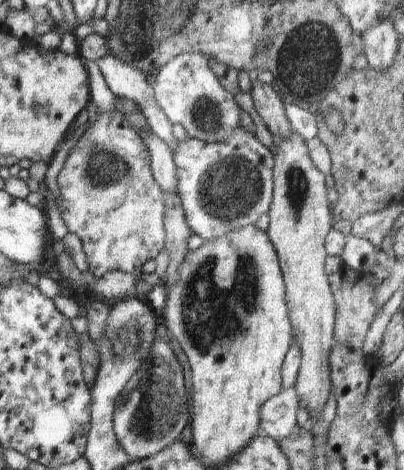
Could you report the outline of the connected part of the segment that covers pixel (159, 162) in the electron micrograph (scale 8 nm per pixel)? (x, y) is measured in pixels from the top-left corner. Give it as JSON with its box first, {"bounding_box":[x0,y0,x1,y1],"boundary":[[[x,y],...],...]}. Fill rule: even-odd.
{"bounding_box":[140,131,178,193],"boundary":[[[152,131],[140,132],[149,154],[149,167],[163,193],[174,193],[178,184],[171,148]]]}

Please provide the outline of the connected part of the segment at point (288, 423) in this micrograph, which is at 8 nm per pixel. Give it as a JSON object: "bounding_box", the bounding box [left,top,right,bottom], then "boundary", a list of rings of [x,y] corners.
{"bounding_box":[258,387,300,442],"boundary":[[[293,387],[283,389],[281,392],[270,398],[259,411],[259,431],[258,434],[271,437],[278,442],[283,440],[289,432],[297,427],[297,411],[300,408],[300,400]]]}

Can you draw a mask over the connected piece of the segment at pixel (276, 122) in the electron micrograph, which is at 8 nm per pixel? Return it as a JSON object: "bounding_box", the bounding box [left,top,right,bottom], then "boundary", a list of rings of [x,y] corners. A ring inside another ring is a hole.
{"bounding_box":[251,74,293,139],"boundary":[[[255,74],[251,81],[253,107],[256,109],[258,116],[264,120],[270,134],[279,139],[290,136],[293,130],[278,92],[272,88],[272,84],[269,85],[258,81]]]}

